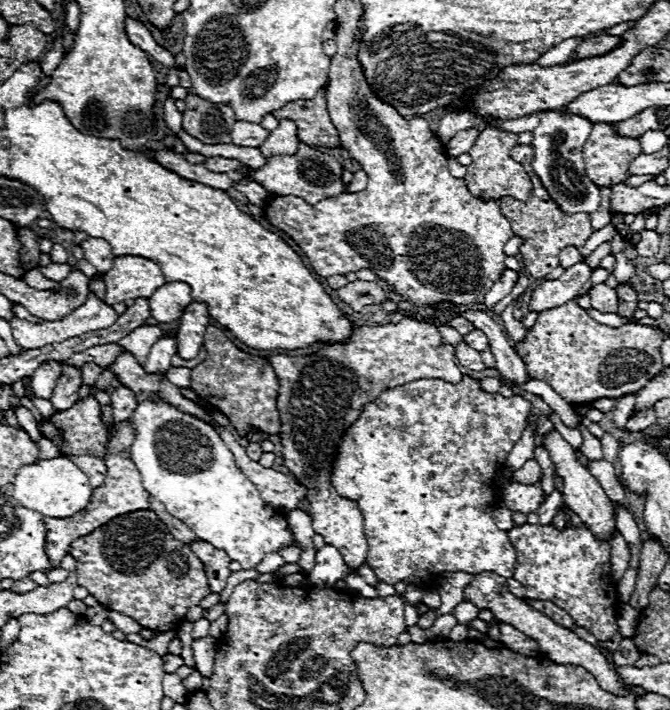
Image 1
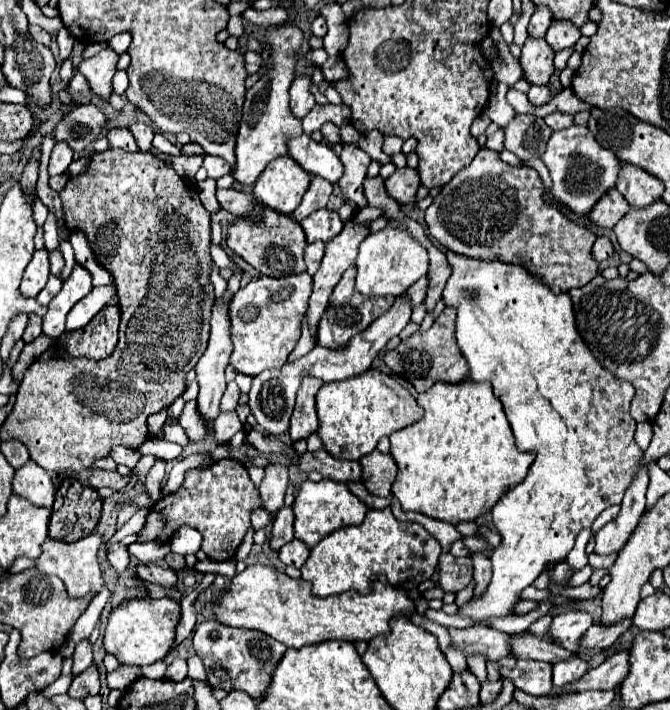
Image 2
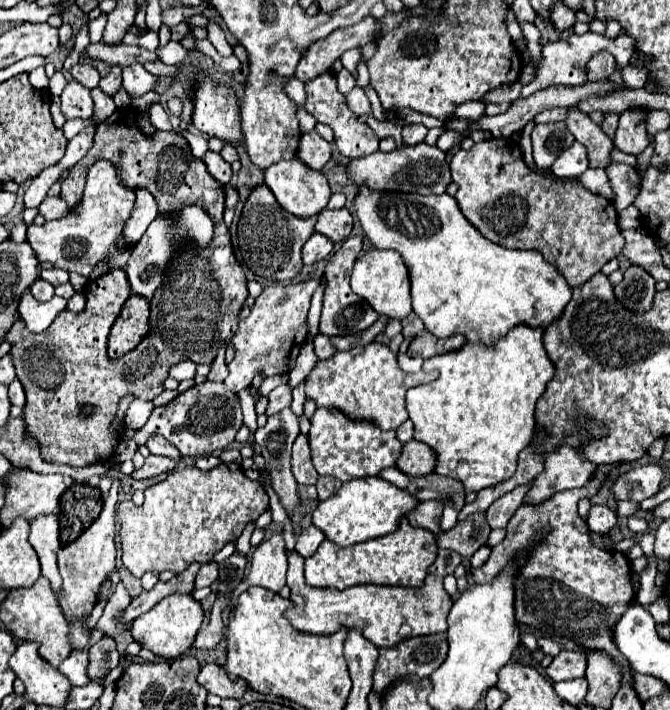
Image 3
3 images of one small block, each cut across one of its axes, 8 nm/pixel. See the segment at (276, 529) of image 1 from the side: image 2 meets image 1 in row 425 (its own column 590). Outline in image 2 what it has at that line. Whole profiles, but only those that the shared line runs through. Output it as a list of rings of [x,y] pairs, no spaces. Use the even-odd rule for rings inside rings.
[[[570,126],[560,132],[554,132],[546,144],[546,152],[542,156],[544,164],[552,176],[552,194],[562,200],[576,214],[586,214],[592,210],[596,200],[616,186],[618,178],[618,158],[612,150],[600,146],[596,138],[590,134],[586,126]]]

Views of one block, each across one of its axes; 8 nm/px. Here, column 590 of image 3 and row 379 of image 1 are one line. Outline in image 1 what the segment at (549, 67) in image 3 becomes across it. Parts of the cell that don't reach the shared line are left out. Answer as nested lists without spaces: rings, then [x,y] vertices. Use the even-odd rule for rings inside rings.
[[[48,360],[46,364],[40,364],[32,376],[32,392],[38,398],[50,398],[56,386],[56,380],[60,378],[60,362]]]

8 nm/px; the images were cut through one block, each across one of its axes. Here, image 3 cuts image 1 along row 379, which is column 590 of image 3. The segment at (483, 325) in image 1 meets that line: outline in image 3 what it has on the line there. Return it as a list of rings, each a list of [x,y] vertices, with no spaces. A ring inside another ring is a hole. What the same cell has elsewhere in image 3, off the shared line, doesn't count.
[[[596,504],[590,508],[588,512],[588,518],[586,518],[586,524],[592,532],[596,534],[604,534],[604,532],[610,532],[612,526],[616,524],[616,512],[610,510],[608,506],[602,506],[602,504]]]

